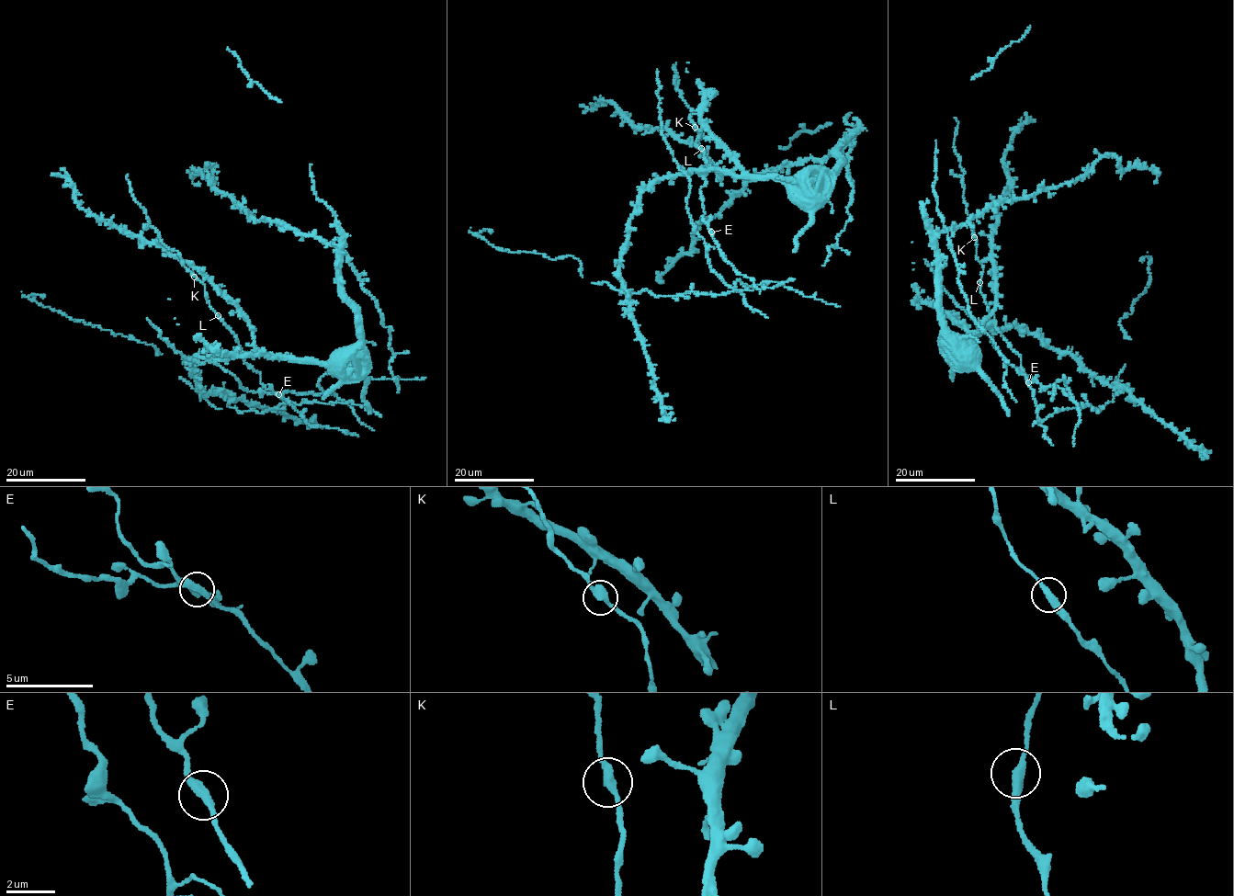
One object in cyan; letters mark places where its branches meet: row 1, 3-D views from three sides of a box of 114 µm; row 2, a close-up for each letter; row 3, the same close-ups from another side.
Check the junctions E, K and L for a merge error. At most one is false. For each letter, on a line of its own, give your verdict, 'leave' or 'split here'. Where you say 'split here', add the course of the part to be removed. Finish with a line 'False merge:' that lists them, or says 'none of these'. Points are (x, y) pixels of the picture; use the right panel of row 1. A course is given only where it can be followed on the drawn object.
E: leave
K: leave
L: leave
False merge: none of these

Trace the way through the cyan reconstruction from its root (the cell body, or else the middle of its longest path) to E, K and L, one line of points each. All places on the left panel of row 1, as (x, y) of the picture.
E: (349, 368), (333, 374), (312, 361), (234, 349), (245, 355), (261, 384), (278, 394)
K: (349, 368), (343, 374), (333, 374), (312, 361), (234, 353), (235, 334), (194, 277)
L: (349, 368), (343, 374), (333, 374), (325, 366), (312, 361), (234, 353), (239, 345), (235, 334), (218, 315)

